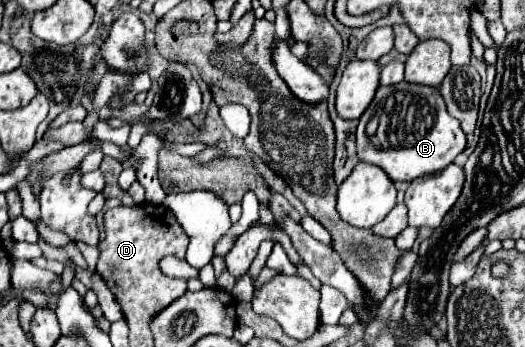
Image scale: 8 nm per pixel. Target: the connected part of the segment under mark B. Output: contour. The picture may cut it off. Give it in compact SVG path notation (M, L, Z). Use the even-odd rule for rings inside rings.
M398 83L390 87L378 87L370 107L362 113L358 129L356 129L356 147L358 159L370 165L382 167L392 181L414 181L422 175L432 175L446 169L466 147L466 135L462 133L458 121L448 115L446 103L436 87L414 85L414 83Z

